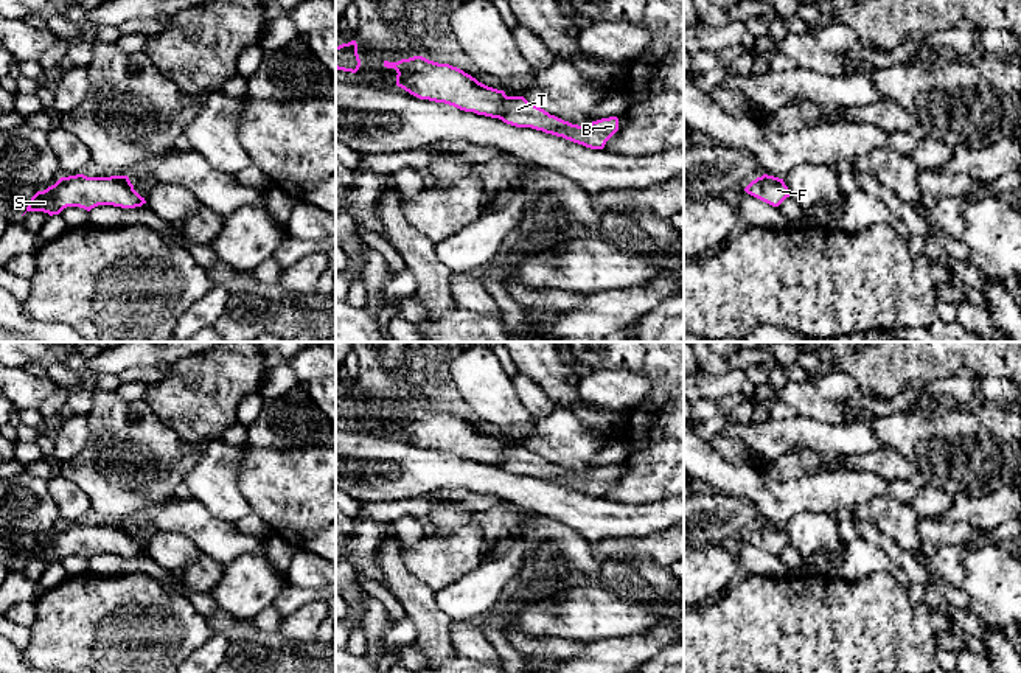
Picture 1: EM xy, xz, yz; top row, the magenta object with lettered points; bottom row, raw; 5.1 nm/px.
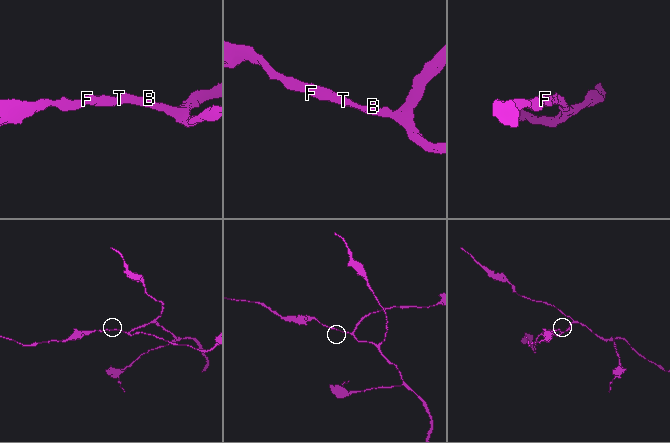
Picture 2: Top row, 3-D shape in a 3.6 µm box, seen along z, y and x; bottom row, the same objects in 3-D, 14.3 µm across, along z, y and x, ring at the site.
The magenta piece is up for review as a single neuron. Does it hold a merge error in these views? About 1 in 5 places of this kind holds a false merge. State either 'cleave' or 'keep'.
keep

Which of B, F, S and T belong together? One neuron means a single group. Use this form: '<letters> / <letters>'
B F S T

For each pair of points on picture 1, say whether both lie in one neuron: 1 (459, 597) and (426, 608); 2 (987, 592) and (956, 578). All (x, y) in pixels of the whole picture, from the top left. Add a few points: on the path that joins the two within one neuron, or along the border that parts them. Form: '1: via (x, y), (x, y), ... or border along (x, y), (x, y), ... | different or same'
1: border along (434, 592), (437, 606), (451, 620) | different
2: border along (972, 546), (964, 555), (964, 582), (959, 586) | different

